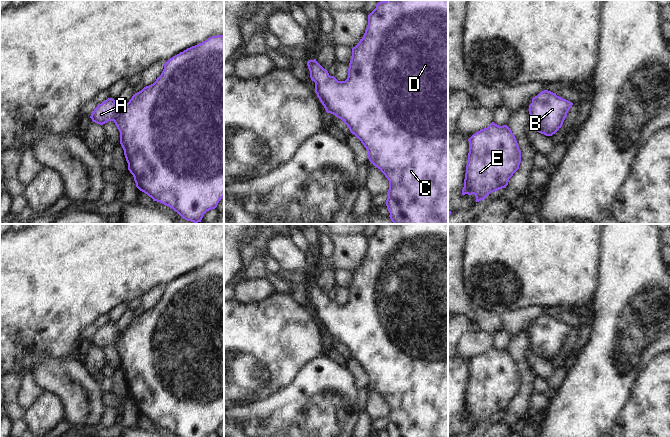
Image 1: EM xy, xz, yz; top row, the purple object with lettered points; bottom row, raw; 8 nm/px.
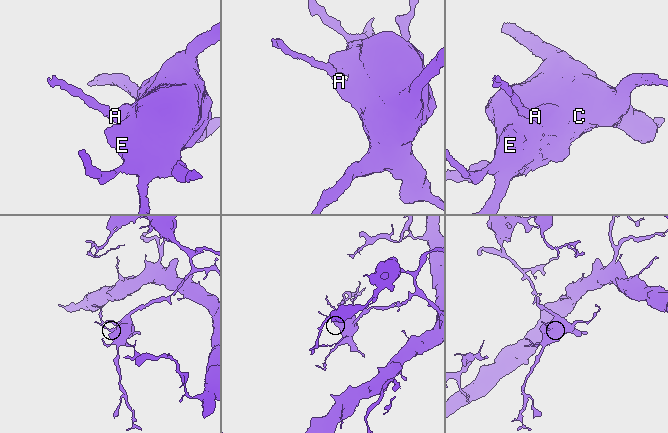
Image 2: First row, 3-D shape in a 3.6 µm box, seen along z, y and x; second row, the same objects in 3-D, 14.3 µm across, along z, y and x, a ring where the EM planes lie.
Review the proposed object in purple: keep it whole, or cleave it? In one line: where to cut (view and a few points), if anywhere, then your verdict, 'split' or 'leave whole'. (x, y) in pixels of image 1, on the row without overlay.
no cut | leave whole

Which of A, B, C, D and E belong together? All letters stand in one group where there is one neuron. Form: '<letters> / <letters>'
A B C D E

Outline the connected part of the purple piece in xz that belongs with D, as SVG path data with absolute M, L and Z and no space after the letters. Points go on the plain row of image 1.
M385 224L378 226L368 239L368 249L359 267L352 272L352 280L345 305L330 300L317 285L307 286L315 317L327 337L341 343L364 369L369 385L388 403L386 430L389 437L448 437L448 224Z

